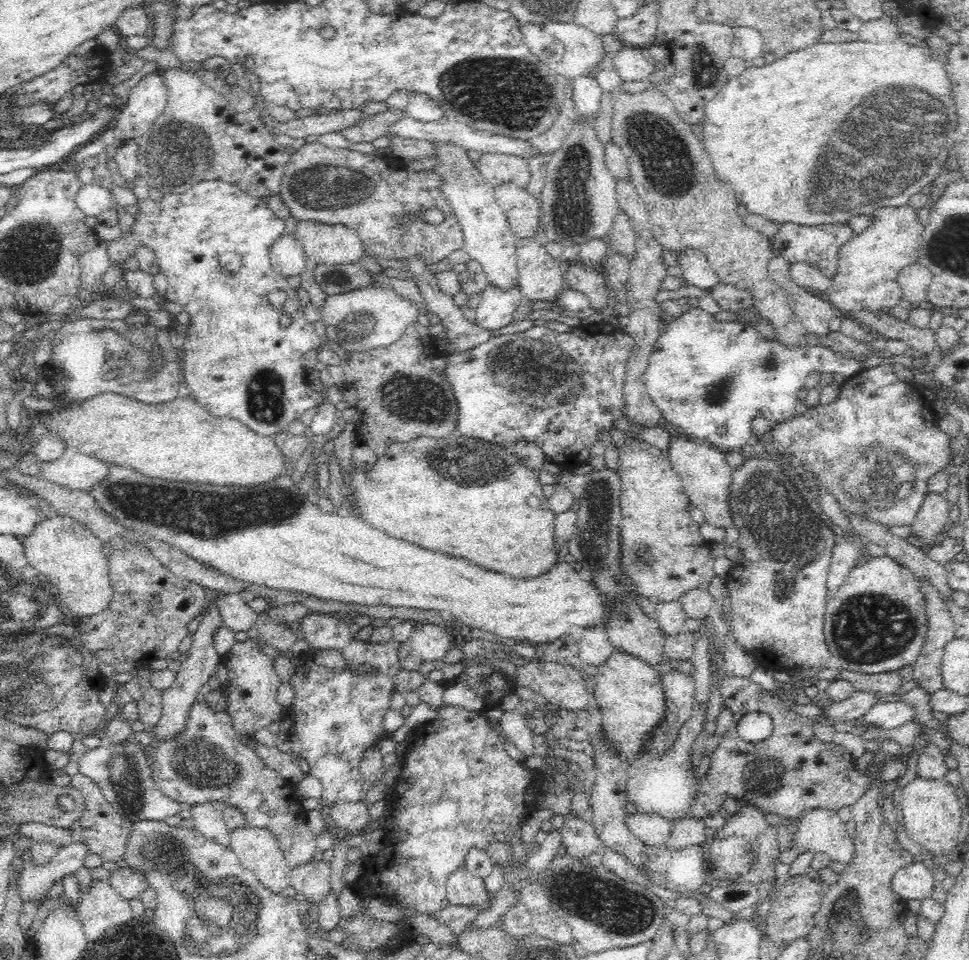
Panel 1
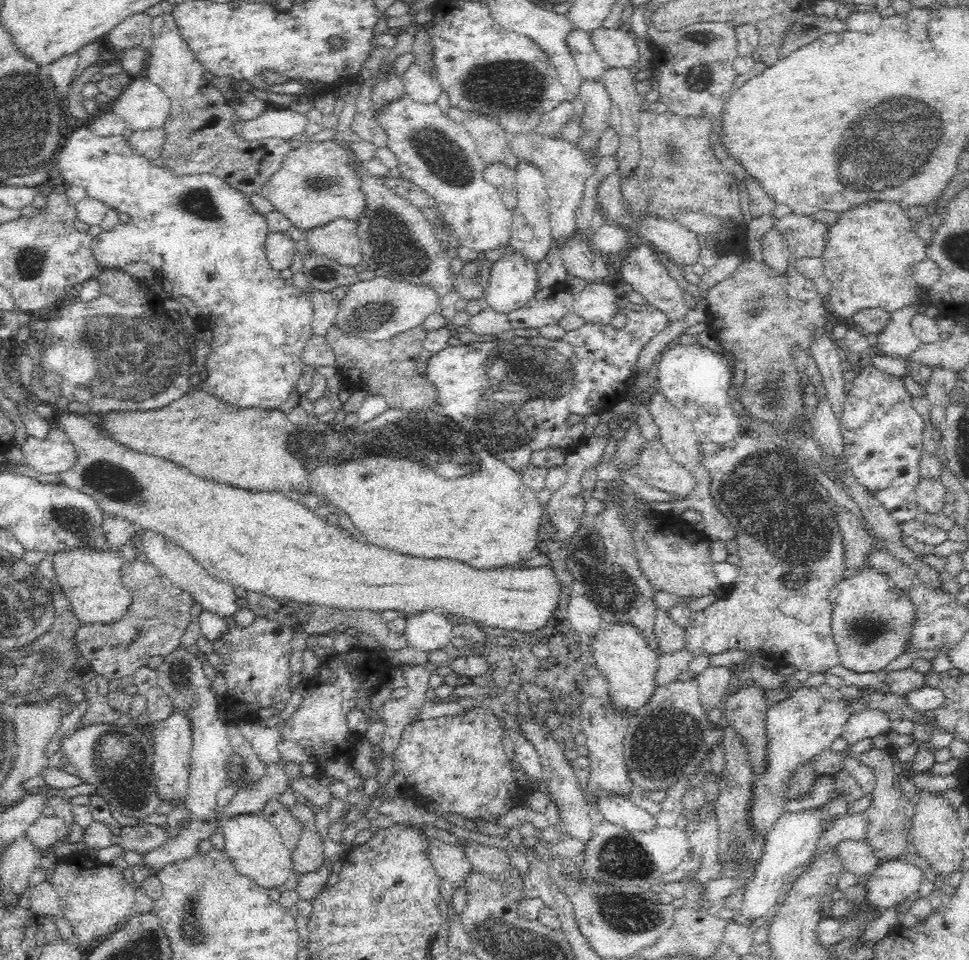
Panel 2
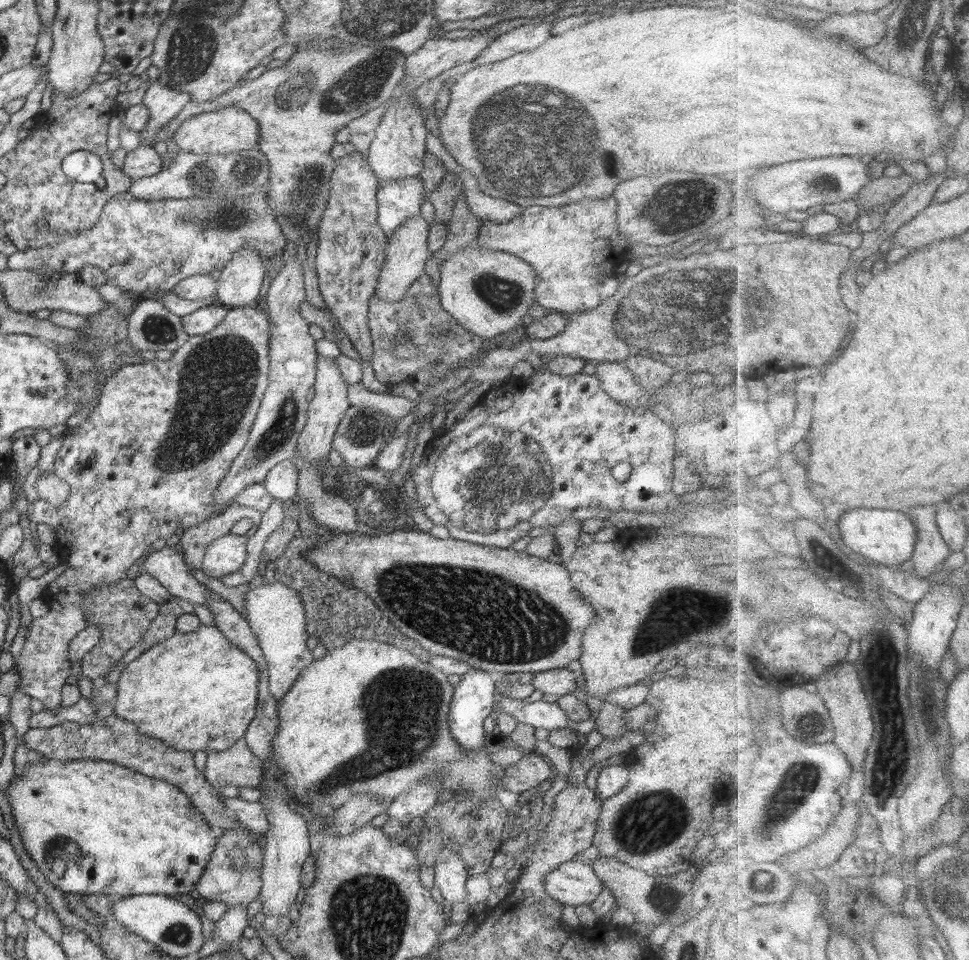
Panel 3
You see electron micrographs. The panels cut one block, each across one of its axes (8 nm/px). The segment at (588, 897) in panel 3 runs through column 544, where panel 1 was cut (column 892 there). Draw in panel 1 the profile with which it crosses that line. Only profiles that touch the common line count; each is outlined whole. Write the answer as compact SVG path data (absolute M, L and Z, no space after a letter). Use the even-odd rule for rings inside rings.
M922 862L909 863L898 873L894 873L891 880L891 890L898 892L906 901L923 901L932 895L934 887L933 870Z

